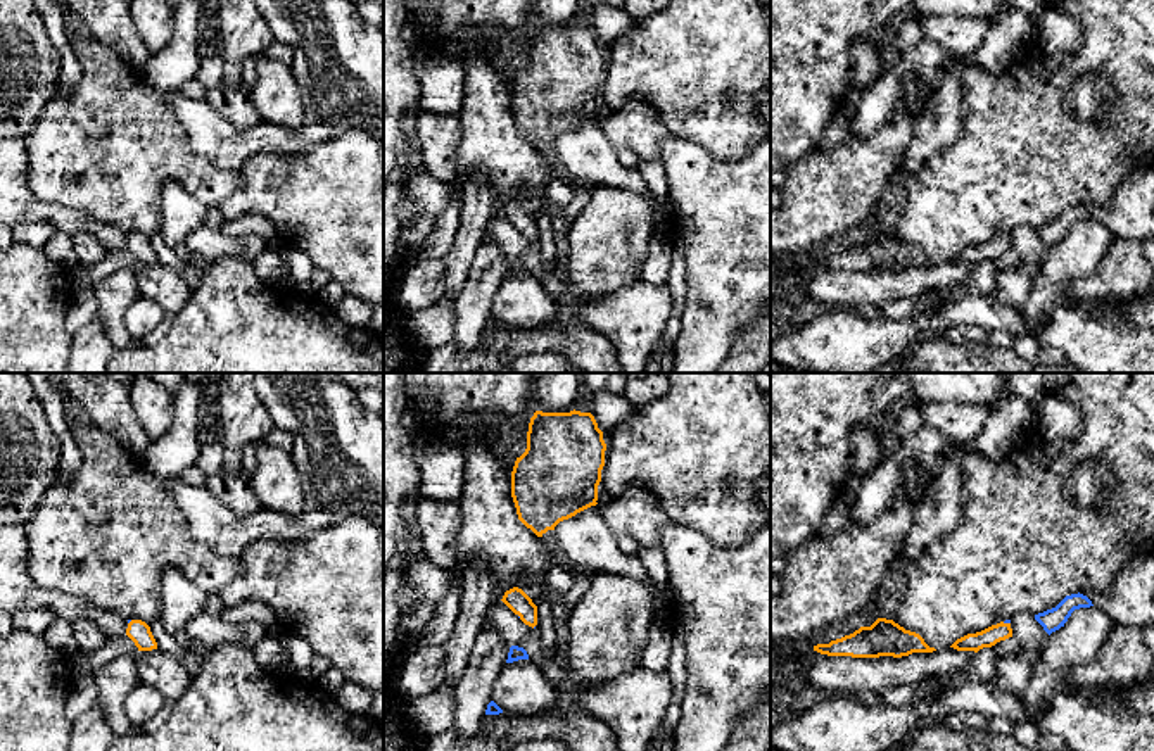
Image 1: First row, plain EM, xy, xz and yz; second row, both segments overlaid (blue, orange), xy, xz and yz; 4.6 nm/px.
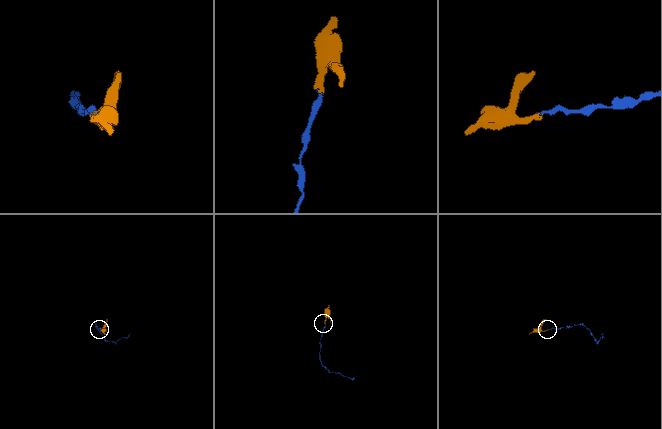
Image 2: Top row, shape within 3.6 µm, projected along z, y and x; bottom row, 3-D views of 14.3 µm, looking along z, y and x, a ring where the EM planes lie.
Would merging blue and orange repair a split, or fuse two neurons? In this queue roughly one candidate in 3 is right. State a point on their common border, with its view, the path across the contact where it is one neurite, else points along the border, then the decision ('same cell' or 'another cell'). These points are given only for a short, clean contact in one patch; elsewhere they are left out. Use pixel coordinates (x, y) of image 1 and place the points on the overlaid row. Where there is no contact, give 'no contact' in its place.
meets blue in yz at (1006, 622); runs through yz (1006, 620), (1006, 622), (994, 634); same cell

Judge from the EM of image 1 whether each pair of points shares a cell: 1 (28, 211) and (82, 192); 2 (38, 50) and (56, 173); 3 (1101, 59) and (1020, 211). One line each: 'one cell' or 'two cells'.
1: two cells
2: two cells
3: one cell

